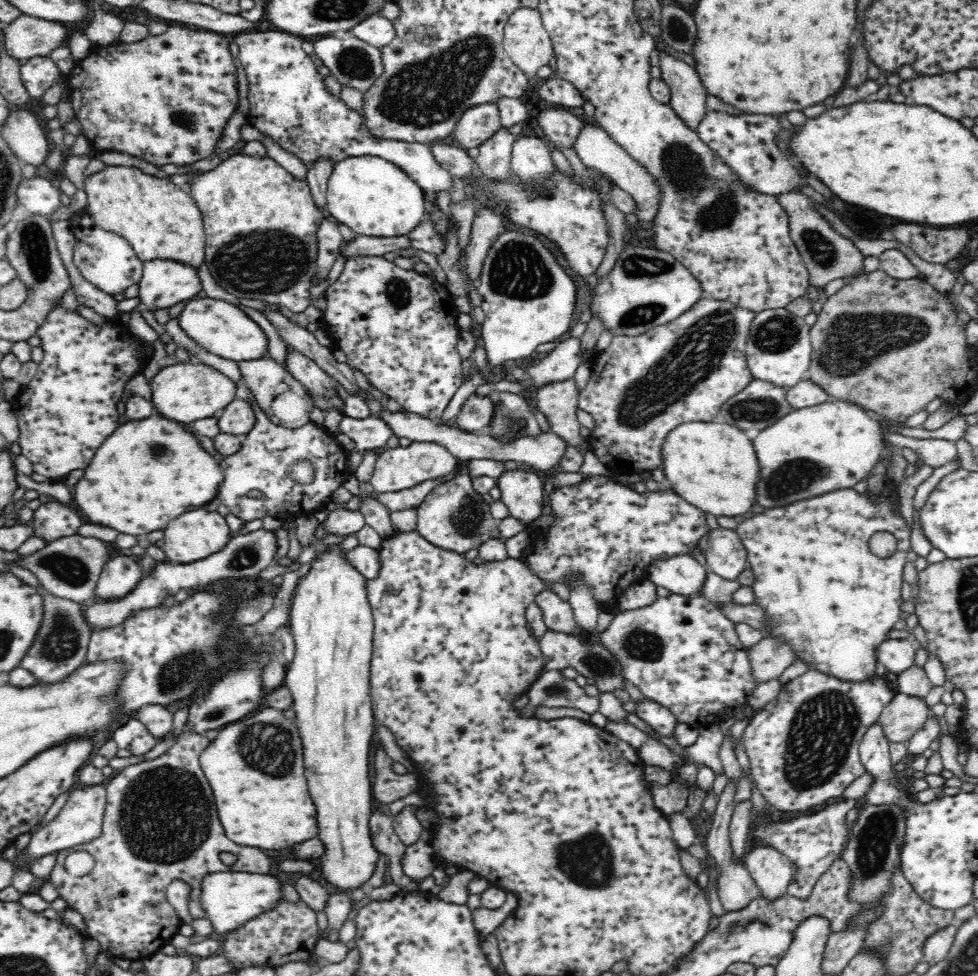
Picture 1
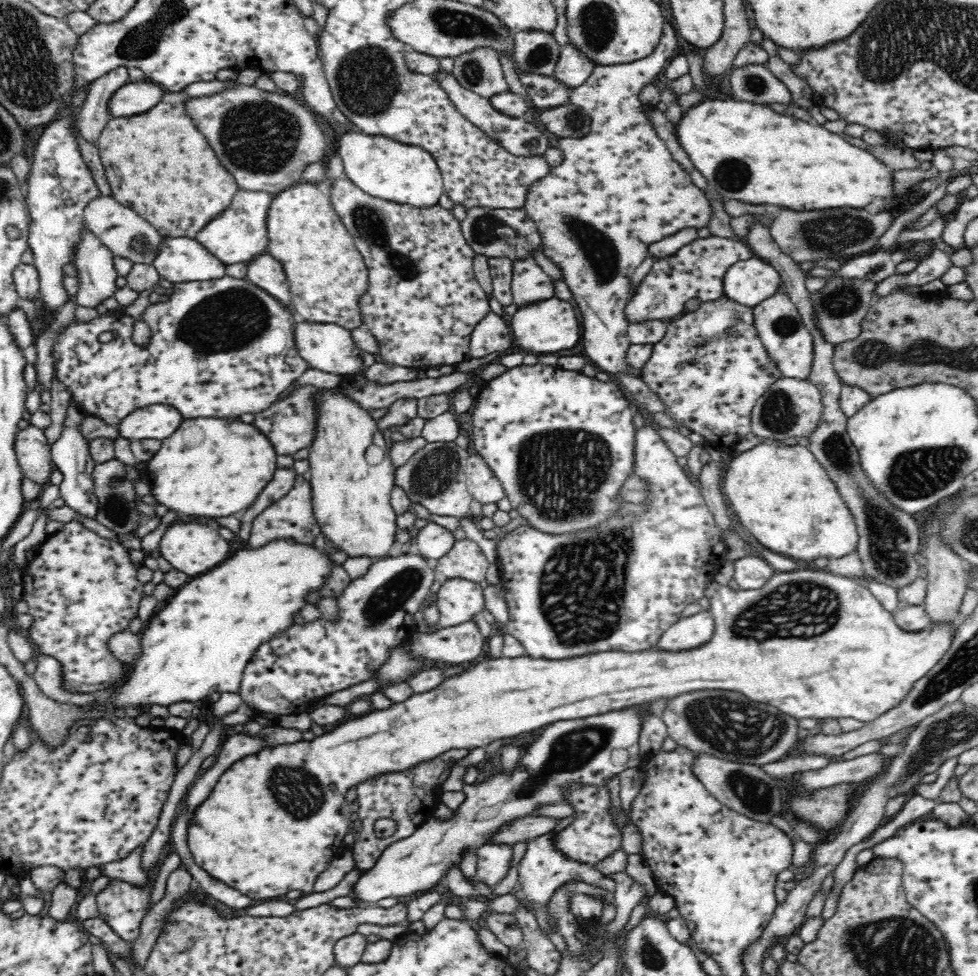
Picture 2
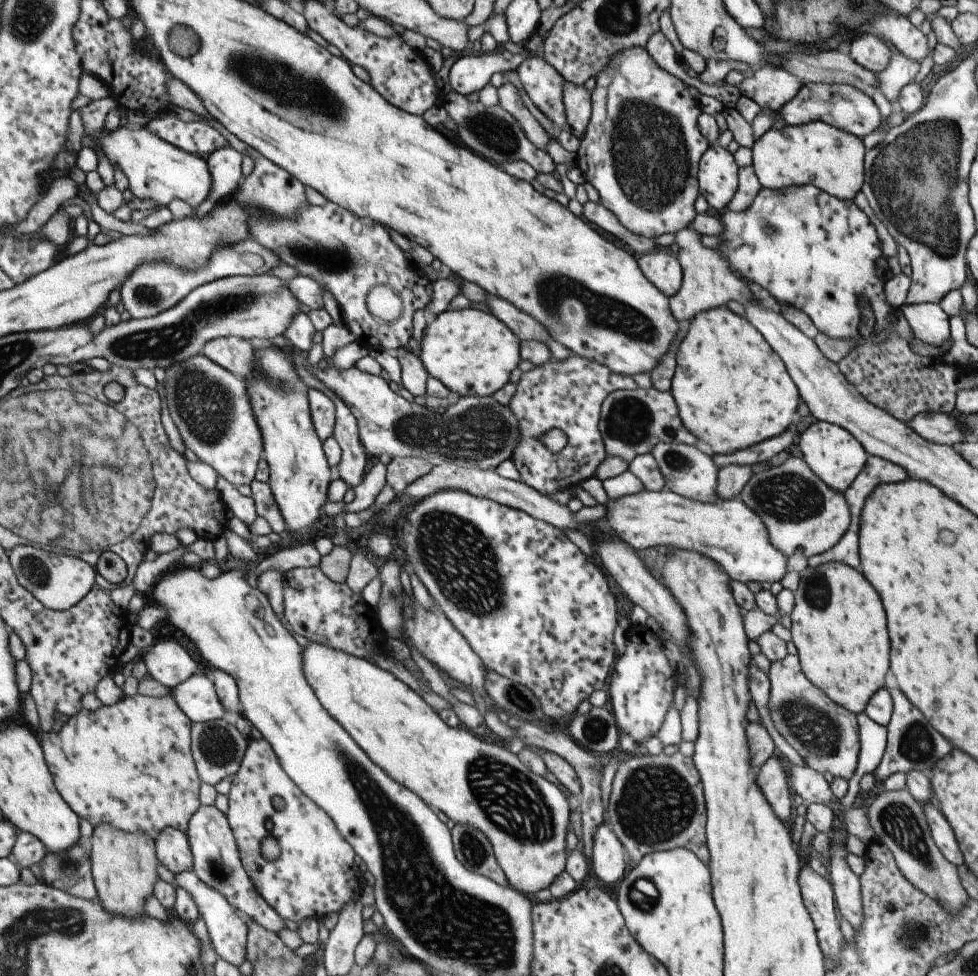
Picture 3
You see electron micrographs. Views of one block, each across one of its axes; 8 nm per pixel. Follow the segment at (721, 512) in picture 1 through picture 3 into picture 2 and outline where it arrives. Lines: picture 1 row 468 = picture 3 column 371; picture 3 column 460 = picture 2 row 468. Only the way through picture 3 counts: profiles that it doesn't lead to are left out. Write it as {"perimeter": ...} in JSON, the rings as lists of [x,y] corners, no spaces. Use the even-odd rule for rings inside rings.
{"perimeter":[[[763,441],[728,462],[722,486],[743,529],[766,549],[790,557],[799,567],[813,567],[818,559],[836,560],[858,550],[855,518],[807,446]]]}

